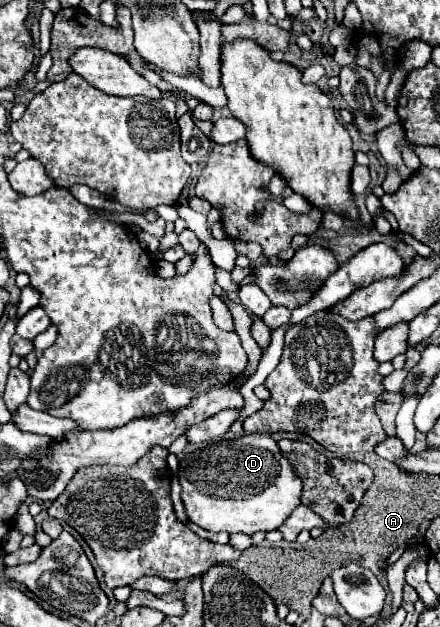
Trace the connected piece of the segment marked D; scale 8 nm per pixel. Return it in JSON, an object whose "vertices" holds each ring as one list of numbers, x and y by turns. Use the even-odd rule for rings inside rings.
{"vertices":[[266,433,210,443,208,447,182,453,178,461,184,511,188,521,206,531,248,535,254,535,256,531,272,531,284,523,292,507,300,505,302,483,276,441]]}

